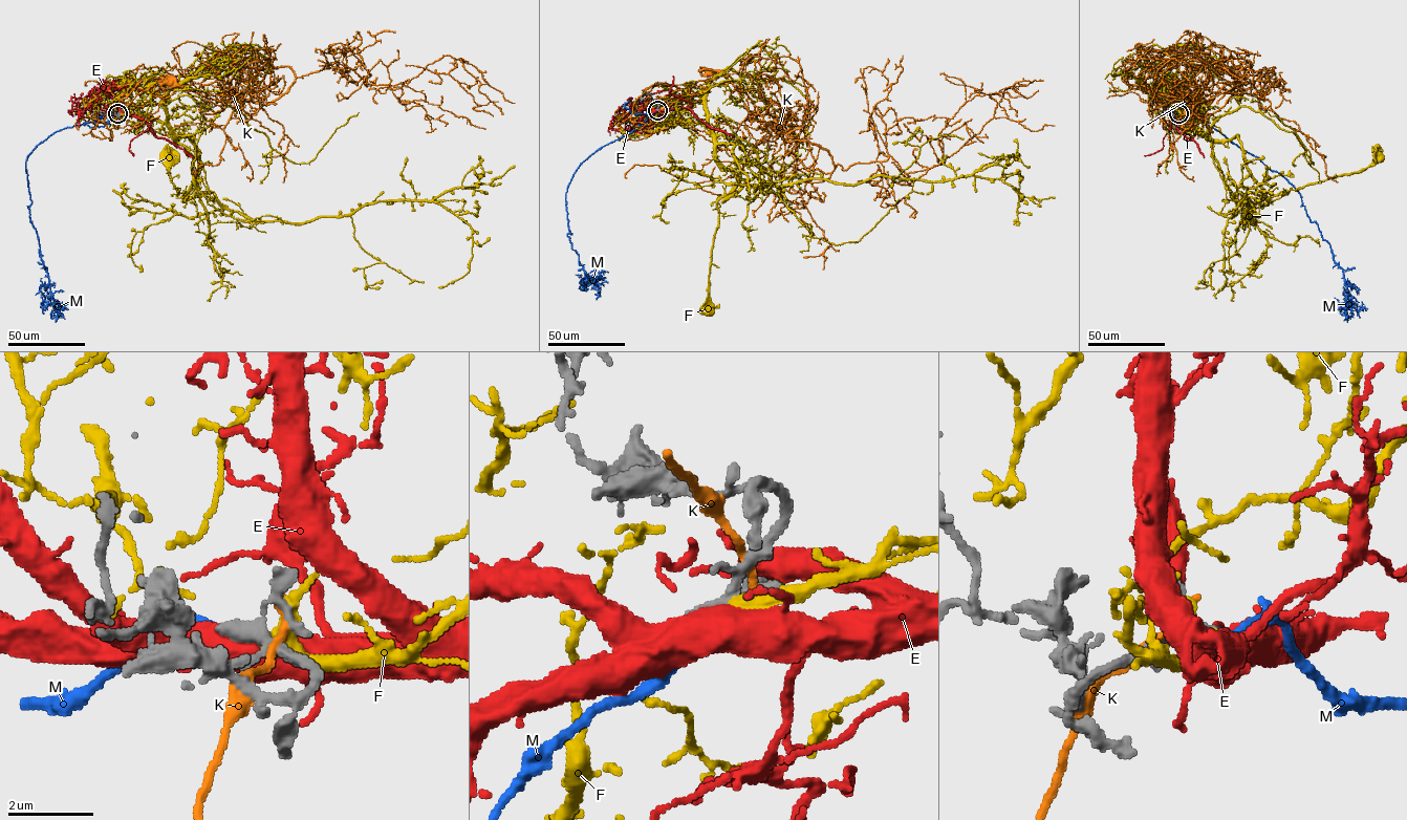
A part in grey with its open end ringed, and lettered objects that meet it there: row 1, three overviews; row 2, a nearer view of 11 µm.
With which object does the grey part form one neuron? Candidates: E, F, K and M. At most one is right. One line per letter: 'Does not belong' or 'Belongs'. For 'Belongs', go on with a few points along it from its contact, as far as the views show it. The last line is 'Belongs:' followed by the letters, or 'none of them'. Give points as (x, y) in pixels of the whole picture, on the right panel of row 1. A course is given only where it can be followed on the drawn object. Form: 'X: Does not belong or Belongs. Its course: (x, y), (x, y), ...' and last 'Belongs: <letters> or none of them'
E: Does not belong
F: Does not belong
K: Does not belong
M: Belongs. Its course: (1178, 113), (1192, 115), (1208, 125), (1290, 182), (1342, 270), (1345, 307), (1358, 310), (1361, 301)
Belongs: M

